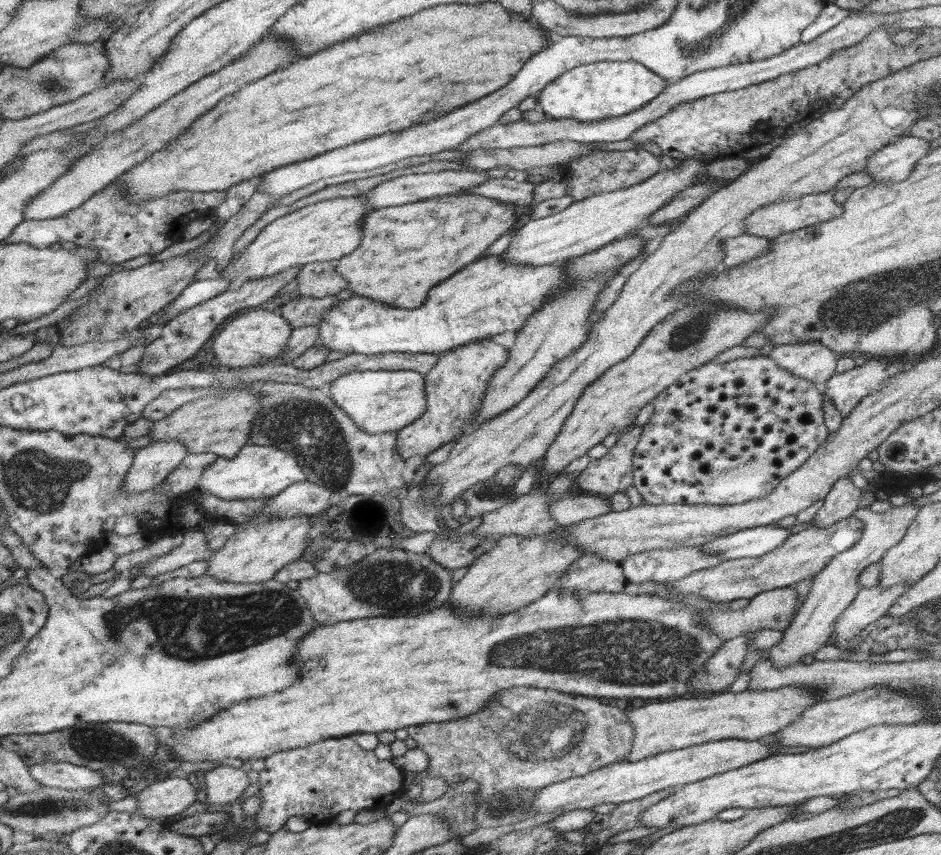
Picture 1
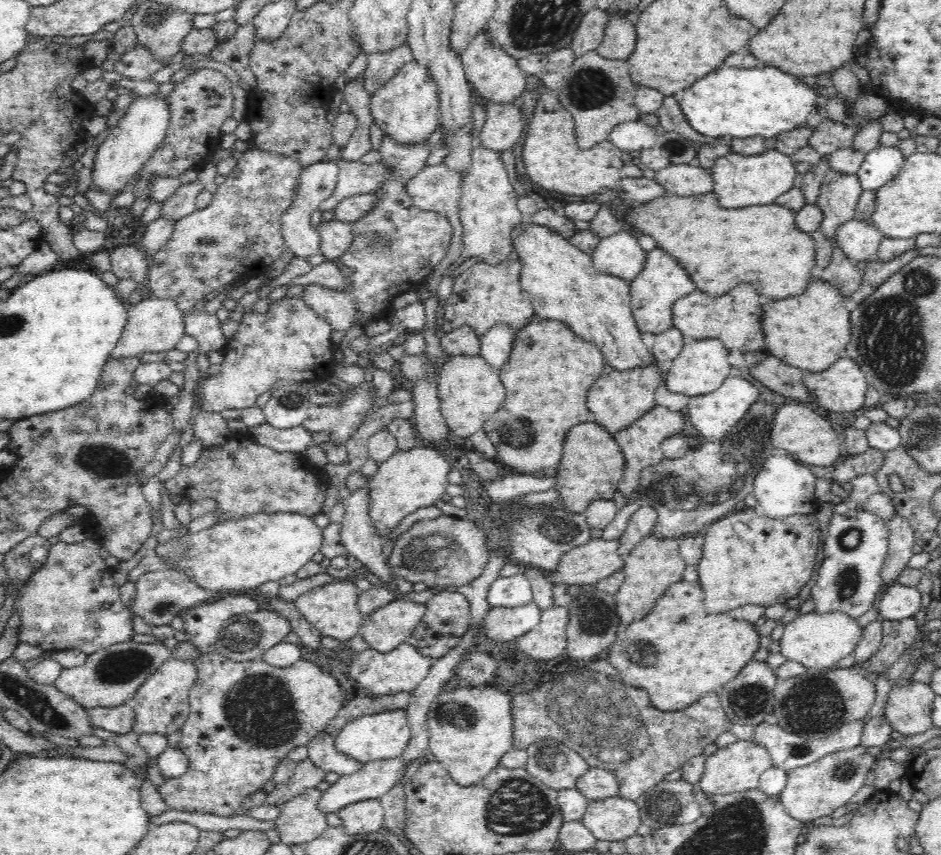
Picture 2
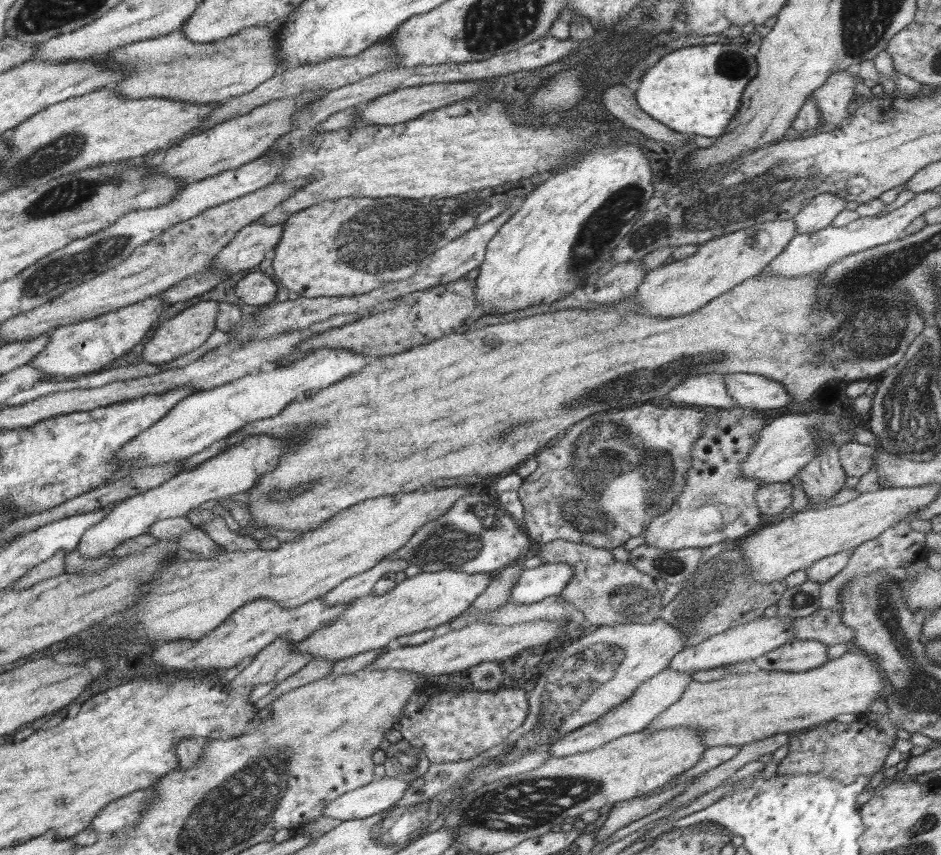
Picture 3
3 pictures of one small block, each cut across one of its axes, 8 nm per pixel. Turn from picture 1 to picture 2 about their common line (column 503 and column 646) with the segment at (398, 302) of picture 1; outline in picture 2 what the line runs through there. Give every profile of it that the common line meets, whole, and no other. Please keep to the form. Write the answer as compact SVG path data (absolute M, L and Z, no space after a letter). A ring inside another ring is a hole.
M714 192L688 197L666 194L647 203L634 205L633 209L624 214L624 222L632 226L634 232L652 237L658 248L674 256L678 264L686 268L696 288L708 292L708 296L722 296L740 282L746 282L746 284L756 284L758 294L782 300L802 294L809 281L813 279L816 245L810 234L801 232L796 227L796 214L777 203L726 210L720 208Z

